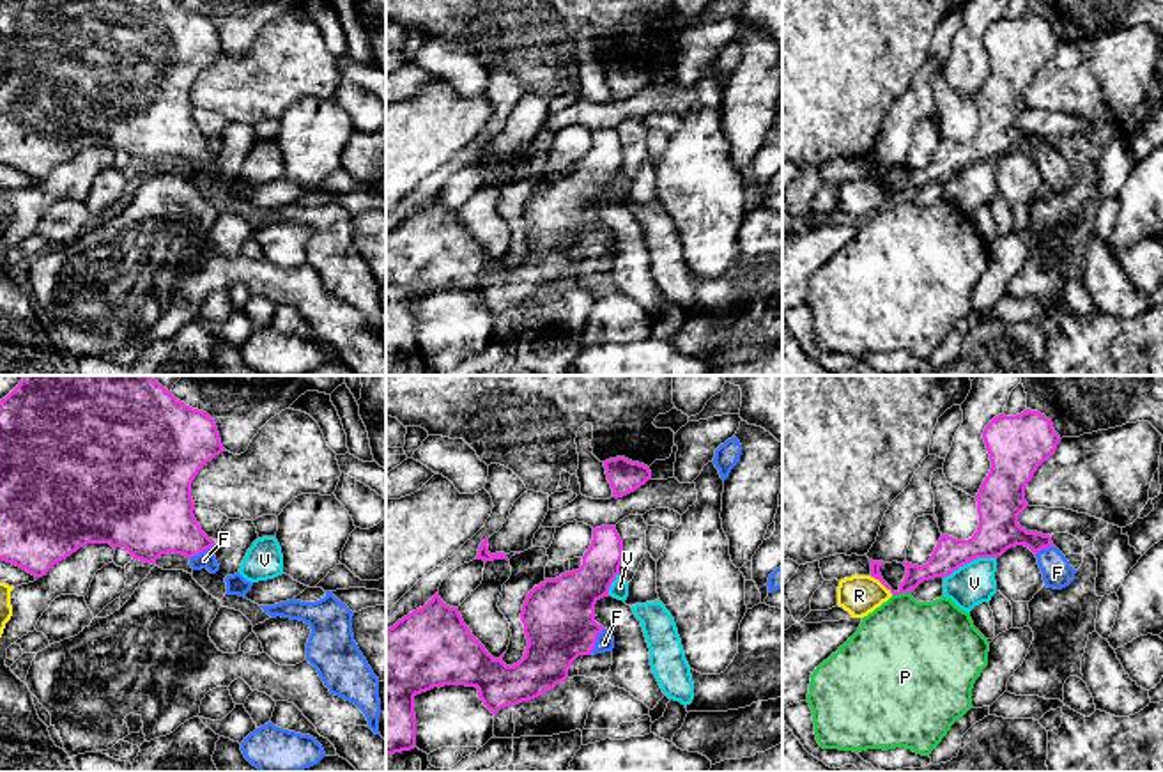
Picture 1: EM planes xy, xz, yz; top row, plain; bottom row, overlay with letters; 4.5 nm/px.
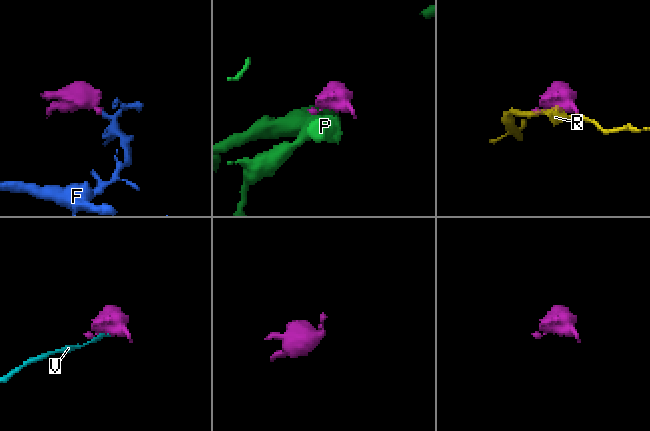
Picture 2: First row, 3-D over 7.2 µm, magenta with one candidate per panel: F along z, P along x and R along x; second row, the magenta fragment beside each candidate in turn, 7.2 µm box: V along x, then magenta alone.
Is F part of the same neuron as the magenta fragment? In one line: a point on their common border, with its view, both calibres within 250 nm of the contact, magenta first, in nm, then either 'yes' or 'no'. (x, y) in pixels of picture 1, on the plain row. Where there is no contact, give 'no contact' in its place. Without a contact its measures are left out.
meets magenta in xy at (200, 154); 320 nm thick on the magenta side, 80 nm on the other; yes

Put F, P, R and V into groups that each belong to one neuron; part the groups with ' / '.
F / P / R / V

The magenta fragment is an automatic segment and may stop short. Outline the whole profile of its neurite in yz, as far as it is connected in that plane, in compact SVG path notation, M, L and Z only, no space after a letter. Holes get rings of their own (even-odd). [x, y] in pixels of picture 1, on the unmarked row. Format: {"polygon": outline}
{"polygon": "M1030 12L1016 19L998 18L986 28L982 42L991 73L975 99L977 135L968 143L942 138L922 170L903 165L906 179L897 195L880 177L885 166L869 163L871 181L892 198L912 197L924 184L947 181L977 161L998 161L1016 149L1025 149L1036 158L1044 189L1062 193L1074 184L1076 174L1053 149L1051 140L1027 135L1018 127L1018 119L1028 110L1025 90L1037 71L1055 57L1060 44L1051 23Z"}

